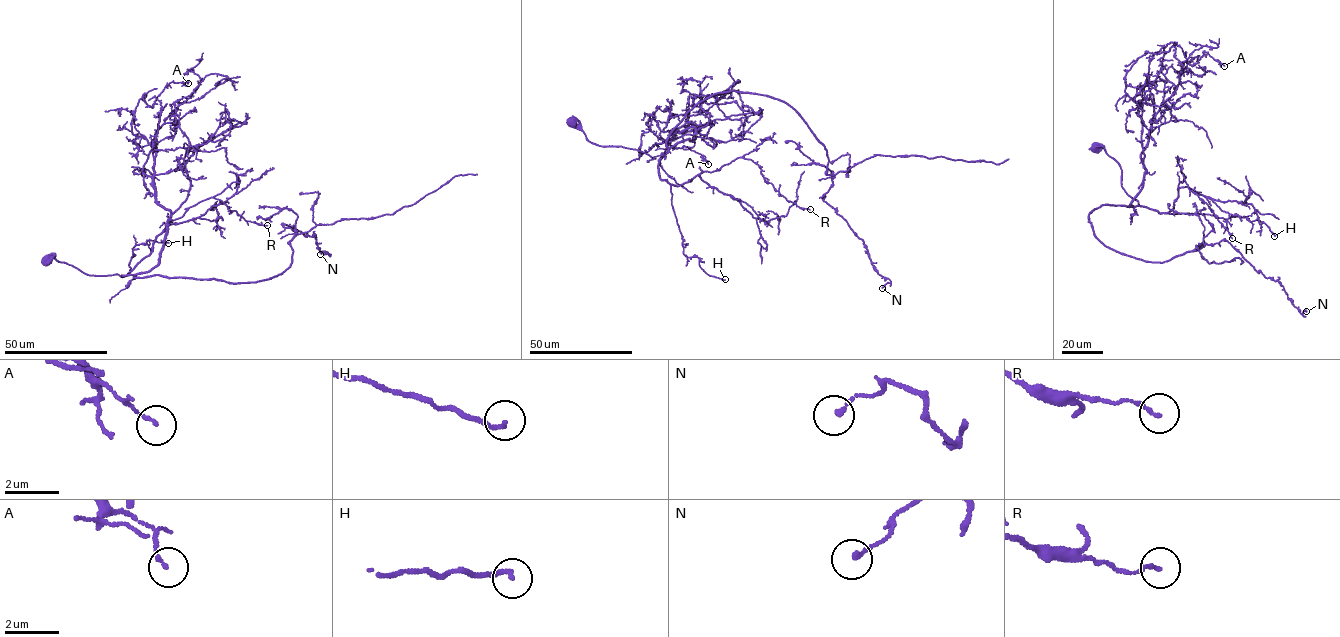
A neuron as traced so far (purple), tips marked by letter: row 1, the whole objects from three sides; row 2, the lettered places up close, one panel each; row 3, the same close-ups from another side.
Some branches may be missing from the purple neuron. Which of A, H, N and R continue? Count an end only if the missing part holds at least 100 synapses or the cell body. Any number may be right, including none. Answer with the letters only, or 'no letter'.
no letter

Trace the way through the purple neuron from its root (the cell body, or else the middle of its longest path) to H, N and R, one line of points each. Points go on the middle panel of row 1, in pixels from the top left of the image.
H: (572, 120), (592, 142), (658, 160), (659, 177), (670, 185), (683, 253), (725, 279)
N: (572, 120), (660, 159), (712, 95), (786, 102), (824, 146), (823, 200), (882, 288)
R: (572, 120), (592, 142), (656, 158), (659, 177), (677, 186), (750, 159), (788, 201), (810, 209)

